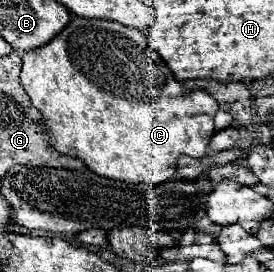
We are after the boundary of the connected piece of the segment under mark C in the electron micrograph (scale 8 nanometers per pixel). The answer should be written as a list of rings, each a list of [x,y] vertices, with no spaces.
[[[73,16],[71,22],[63,28],[63,32],[59,32],[51,42],[47,42],[45,46],[33,48],[33,50],[25,50],[23,52],[23,70],[21,70],[21,82],[25,92],[31,96],[31,102],[35,104],[35,108],[39,108],[43,112],[45,118],[45,130],[47,136],[53,144],[55,150],[73,156],[73,158],[81,158],[93,172],[113,178],[113,180],[123,180],[123,182],[135,182],[135,184],[151,184],[157,186],[161,182],[167,182],[173,178],[175,174],[175,164],[177,158],[181,154],[189,154],[193,158],[203,158],[207,154],[207,146],[209,140],[215,132],[213,128],[213,116],[219,110],[217,100],[201,88],[193,88],[189,92],[185,92],[183,82],[175,80],[171,76],[171,70],[167,68],[167,64],[161,60],[161,56],[147,44],[147,38],[143,32],[139,32],[137,28],[129,28],[123,26],[119,22],[111,22],[111,20],[89,20],[89,18],[81,18],[81,16]]]

